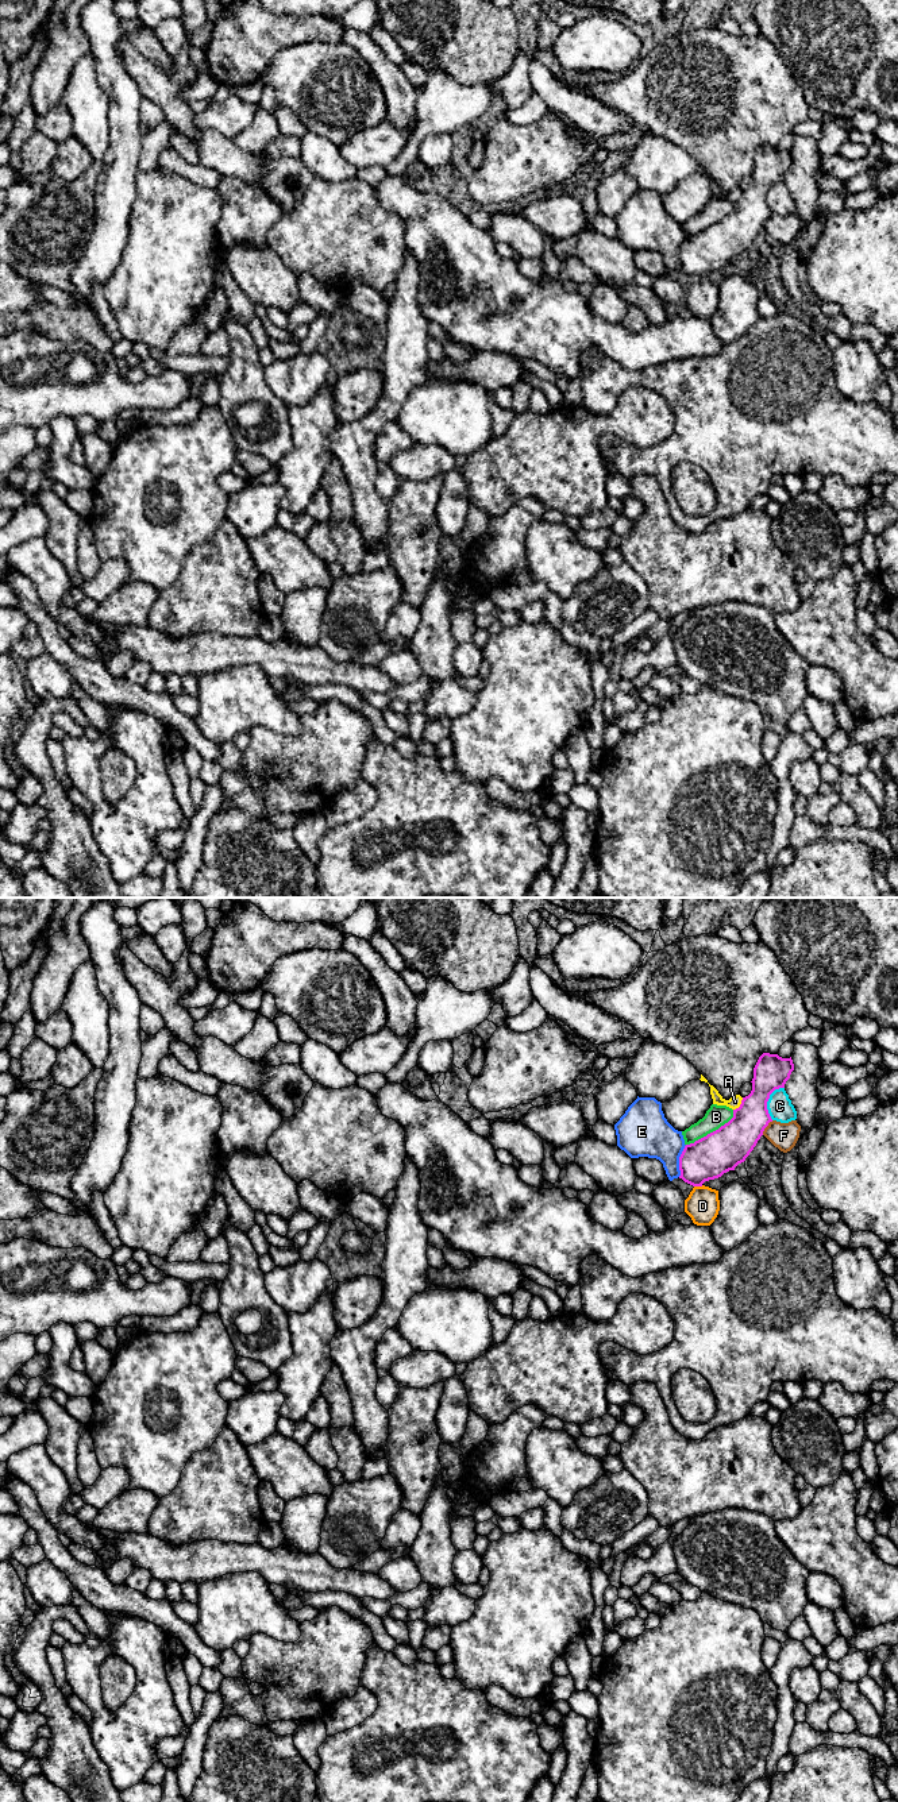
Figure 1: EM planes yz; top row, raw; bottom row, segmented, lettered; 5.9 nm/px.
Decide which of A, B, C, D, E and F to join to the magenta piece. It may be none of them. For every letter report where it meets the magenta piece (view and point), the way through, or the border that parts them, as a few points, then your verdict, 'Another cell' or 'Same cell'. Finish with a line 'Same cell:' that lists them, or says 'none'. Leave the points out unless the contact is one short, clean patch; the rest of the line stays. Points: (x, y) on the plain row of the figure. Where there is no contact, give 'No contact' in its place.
A: Touches magenta at yz (740, 197). Boundary: yz (743, 190), (742, 196), (733, 203). Another cell
B: Touches magenta at yz (713, 224). Another cell
C: Touches magenta at yz (767, 193). Boundary: yz (783, 180), (777, 181), (767, 195), (767, 205), (773, 212). Another cell
D: Touches magenta at yz (698, 278). Another cell
E: Touches magenta at yz (679, 254). Boundary: yz (686, 238), (679, 250), (678, 269). Another cell
F: Touches magenta at yz (766, 219). Boundary: yz (773, 213), (762, 227). Another cell
Same cell: none

